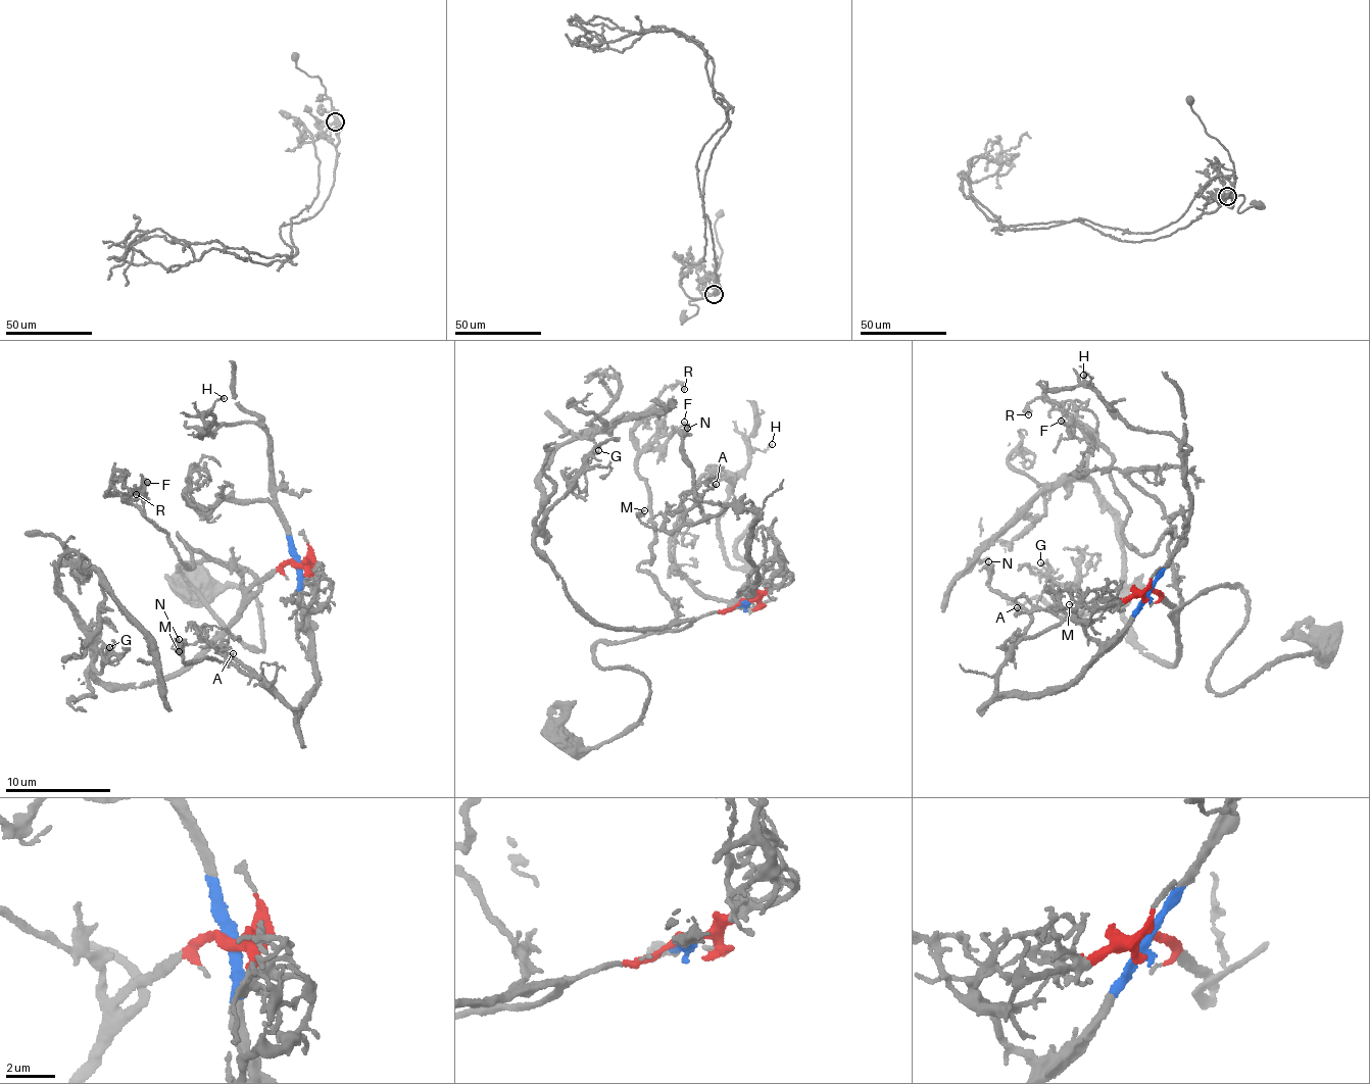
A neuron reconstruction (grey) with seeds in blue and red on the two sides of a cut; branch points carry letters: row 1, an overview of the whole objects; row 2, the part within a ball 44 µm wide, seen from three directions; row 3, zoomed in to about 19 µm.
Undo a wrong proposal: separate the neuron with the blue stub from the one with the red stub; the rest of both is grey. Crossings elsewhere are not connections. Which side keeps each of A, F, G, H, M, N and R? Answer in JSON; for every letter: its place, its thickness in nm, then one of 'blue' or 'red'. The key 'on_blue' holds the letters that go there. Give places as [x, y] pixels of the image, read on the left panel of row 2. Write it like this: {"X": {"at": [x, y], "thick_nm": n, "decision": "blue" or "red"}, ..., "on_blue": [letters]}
{"A": {"at": [233, 653], "thick_nm": 110, "decision": "blue"}, "F": {"at": [147, 482], "thick_nm": 150, "decision": "red"}, "G": {"at": [109, 647], "thick_nm": 150, "decision": "red"}, "H": {"at": [224, 398], "thick_nm": 150, "decision": "blue"}, "M": {"at": [179, 651], "thick_nm": 90, "decision": "blue"}, "N": {"at": [179, 639], "thick_nm": 440, "decision": "blue"}, "R": {"at": [136, 494], "thick_nm": 200, "decision": "red"}, "on_blue": ["A", "H", "M", "N"]}

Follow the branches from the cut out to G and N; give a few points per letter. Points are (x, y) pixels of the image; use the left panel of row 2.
G: (295, 562), (261, 585), (226, 632), (168, 678), (110, 684), (91, 666), (95, 674), (109, 648)
N: (295, 562), (316, 676), (295, 720), (294, 710), (278, 695), (225, 663), (182, 659), (178, 639)

